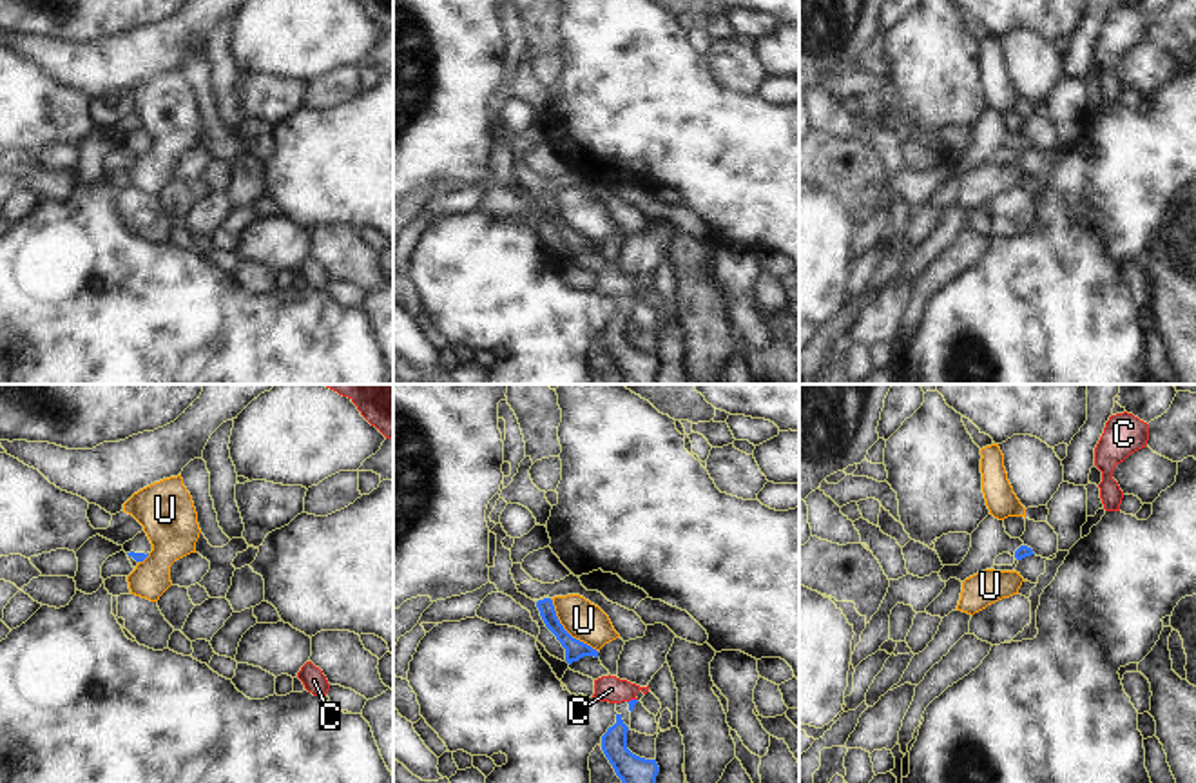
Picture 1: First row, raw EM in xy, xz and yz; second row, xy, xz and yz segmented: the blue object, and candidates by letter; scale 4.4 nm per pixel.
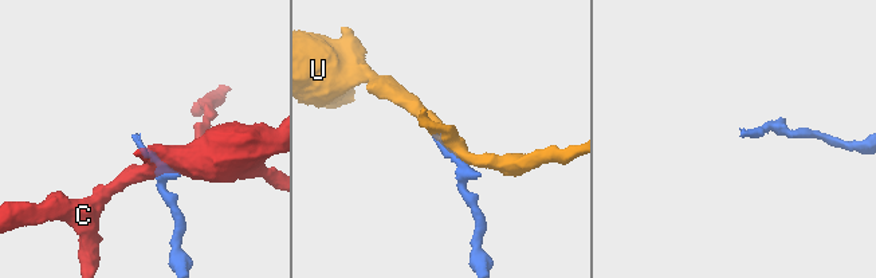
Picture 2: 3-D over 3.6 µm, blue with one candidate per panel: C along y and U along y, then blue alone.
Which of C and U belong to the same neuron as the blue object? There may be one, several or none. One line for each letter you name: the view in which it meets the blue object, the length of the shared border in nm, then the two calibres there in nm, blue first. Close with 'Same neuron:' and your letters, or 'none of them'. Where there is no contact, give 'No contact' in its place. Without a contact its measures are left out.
Same neuron: none of them

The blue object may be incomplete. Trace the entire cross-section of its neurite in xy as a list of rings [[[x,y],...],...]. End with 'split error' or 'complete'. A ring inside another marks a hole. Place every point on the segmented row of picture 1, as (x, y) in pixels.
[[[145,531],[138,533],[132,540],[123,544],[123,551],[136,562],[143,562],[152,551],[152,544]]] | split error

